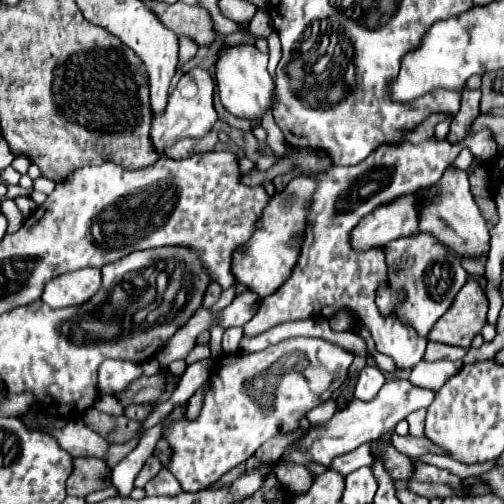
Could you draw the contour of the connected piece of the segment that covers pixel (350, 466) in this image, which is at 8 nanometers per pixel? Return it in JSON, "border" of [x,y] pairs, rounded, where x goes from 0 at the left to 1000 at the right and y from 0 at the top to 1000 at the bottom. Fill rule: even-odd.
{"border":[[[718,881],[706,893],[698,893],[698,897],[675,905],[675,909],[667,909],[667,917],[659,917],[655,929],[667,933],[667,937],[675,937],[679,944],[687,944],[687,940],[694,940],[694,937],[702,937],[702,933],[710,933],[718,925],[738,925],[738,917],[742,917],[738,881]]]}

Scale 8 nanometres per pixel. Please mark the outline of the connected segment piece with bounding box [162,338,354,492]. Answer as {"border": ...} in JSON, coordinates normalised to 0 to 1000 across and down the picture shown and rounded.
{"border":[[[571,671],[520,698],[472,698],[437,706],[429,714],[429,734],[413,754],[413,774],[405,782],[393,829],[373,833],[369,825],[361,825],[321,853],[321,873],[329,873],[341,893],[329,929],[345,940],[345,948],[369,976],[393,976],[421,964],[448,940],[448,933],[460,933],[460,925],[472,925],[472,917],[488,917],[528,873],[591,849],[599,825],[607,825],[631,802],[647,798],[659,778],[683,762],[698,714],[702,702],[635,671]]]}

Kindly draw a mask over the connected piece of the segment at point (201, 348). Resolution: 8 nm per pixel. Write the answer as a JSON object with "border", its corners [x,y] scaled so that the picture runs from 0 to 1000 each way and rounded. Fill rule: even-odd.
{"border":[[[417,681],[405,685],[389,685],[383,694],[373,702],[369,710],[371,724],[387,720],[389,716],[397,716],[407,710],[417,710]]]}

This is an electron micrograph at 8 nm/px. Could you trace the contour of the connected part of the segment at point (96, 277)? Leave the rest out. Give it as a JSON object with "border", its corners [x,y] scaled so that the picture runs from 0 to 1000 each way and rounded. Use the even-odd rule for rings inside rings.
{"border":[[[167,532],[151,544],[123,544],[87,571],[83,595],[103,611],[159,607],[175,599],[202,567],[202,544],[190,532]]]}

